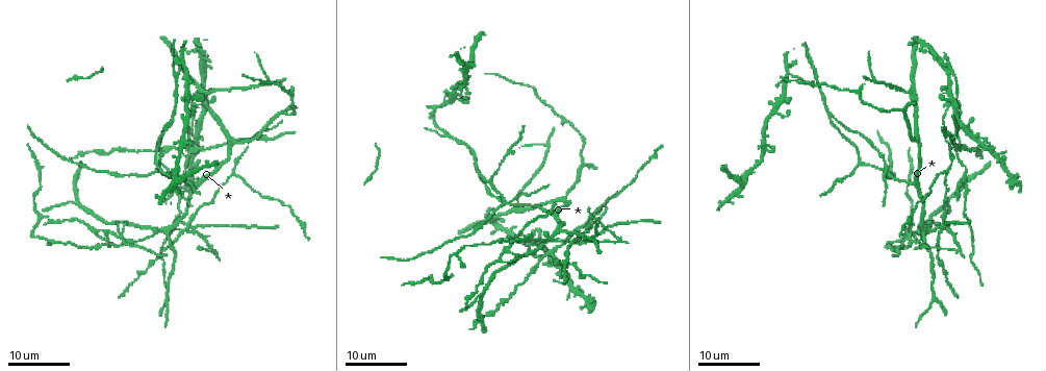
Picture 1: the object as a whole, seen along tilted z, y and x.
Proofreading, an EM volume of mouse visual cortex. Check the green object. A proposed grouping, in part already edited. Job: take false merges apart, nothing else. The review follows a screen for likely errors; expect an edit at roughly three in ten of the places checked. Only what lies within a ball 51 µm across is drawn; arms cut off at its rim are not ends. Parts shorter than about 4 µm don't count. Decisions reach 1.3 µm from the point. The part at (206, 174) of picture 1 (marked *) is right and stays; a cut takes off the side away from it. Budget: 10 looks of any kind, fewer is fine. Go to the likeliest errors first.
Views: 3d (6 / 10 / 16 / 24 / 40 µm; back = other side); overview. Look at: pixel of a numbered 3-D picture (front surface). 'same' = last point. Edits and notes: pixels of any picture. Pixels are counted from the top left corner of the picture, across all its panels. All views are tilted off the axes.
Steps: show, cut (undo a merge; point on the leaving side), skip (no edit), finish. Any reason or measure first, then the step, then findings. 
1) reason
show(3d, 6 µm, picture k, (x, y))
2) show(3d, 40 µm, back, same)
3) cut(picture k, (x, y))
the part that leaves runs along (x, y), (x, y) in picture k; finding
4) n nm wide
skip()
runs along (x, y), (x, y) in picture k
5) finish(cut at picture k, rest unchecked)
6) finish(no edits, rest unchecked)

four arms meet
show(3d, 24 µm, picture 1, (553, 239))

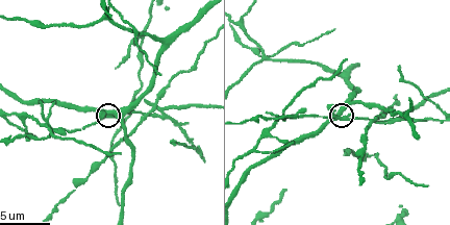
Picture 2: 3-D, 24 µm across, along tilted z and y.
zoom in
show(3d, 6 µm, picture 2, (342, 116))

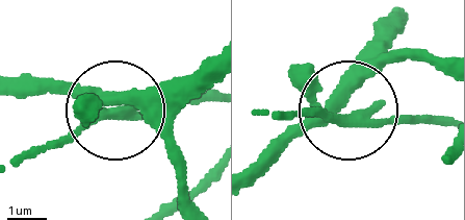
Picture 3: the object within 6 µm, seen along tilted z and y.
cut(picture 3, (48, 142))
two neurons meet here

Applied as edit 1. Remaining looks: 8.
redraw
show(overview)

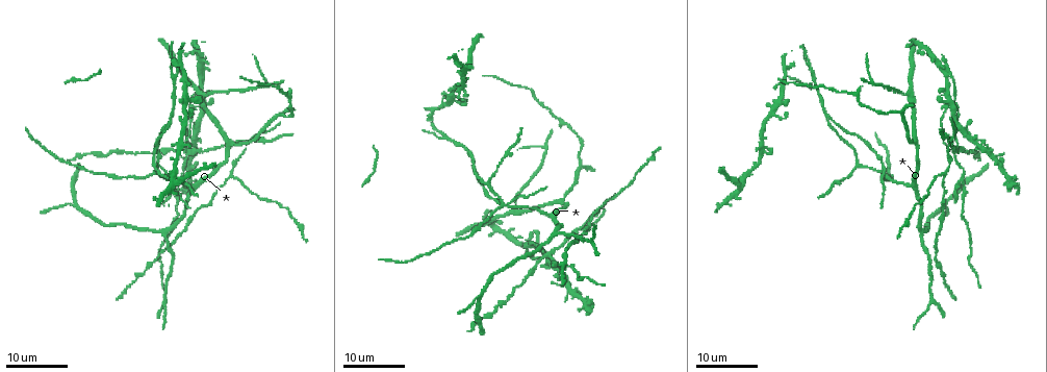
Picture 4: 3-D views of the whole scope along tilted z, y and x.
thick turns thin
show(3d, 16 µm, picture 4, (185, 226))

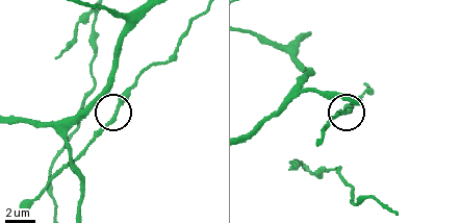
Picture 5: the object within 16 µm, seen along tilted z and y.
show(3d, 10 µm, picture 5, (116, 115))

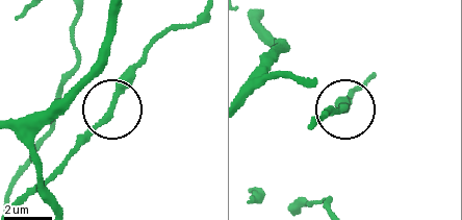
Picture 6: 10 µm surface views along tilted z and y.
show(3d, 6 µm, picture 6, (109, 105))

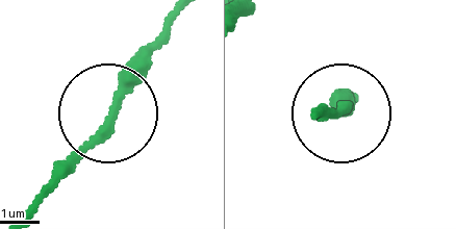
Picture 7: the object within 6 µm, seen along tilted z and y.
skip()
runs along (28, 203), (101, 125), (128, 66), (156, 39) in picture 7; all the same neuron

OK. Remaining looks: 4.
small branch off a trunk
show(3d, 24 µm, picture 4, (545, 256))

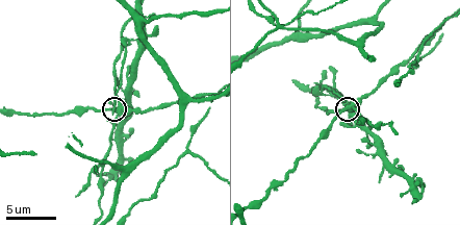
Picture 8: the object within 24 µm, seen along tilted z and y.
show(3d, 6 µm, picture 8, (346, 105))

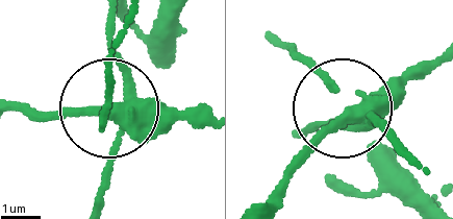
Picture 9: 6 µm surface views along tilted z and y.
show(3d, 6 µm, back, picture 9, (113, 113))

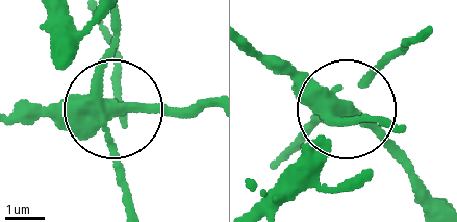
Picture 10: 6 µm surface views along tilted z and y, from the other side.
4 arms
cut(picture 10, (155, 109))
the part that leaves runs along (97, 107), (208, 107) in picture 10; a second neuron is stuck on

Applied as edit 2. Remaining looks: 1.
a fork
show(3d, 6 µm, picture 8, (329, 95))

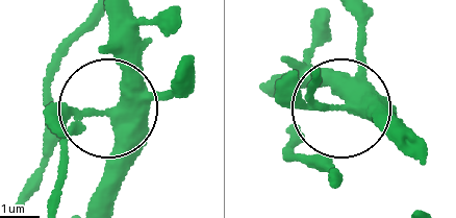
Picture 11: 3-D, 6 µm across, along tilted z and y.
340 nm wide
cut(picture 11, (64, 156))
the part that leaves runs along (79, 114), (59, 198) in picture 11; a second neuron is stuck on

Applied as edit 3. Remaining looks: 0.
finish(cut at picture 3, cut at picture 10, cut at picture 11, rest unchecked)

